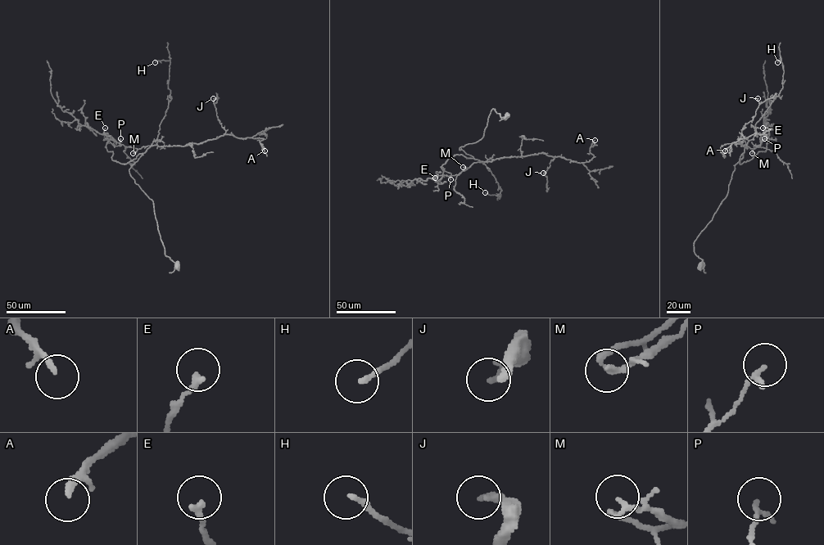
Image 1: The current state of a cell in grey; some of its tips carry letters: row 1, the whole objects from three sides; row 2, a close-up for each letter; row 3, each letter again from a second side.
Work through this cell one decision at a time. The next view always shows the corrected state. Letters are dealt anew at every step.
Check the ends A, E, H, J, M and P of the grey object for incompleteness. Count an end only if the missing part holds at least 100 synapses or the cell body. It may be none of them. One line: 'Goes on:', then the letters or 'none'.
Goes on: none

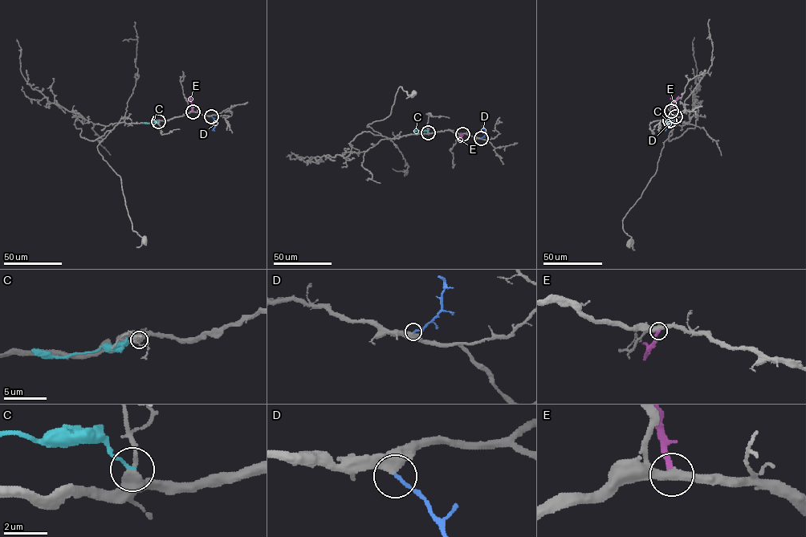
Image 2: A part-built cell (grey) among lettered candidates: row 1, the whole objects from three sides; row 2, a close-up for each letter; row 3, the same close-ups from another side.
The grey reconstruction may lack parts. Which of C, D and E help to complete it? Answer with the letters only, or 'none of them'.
D

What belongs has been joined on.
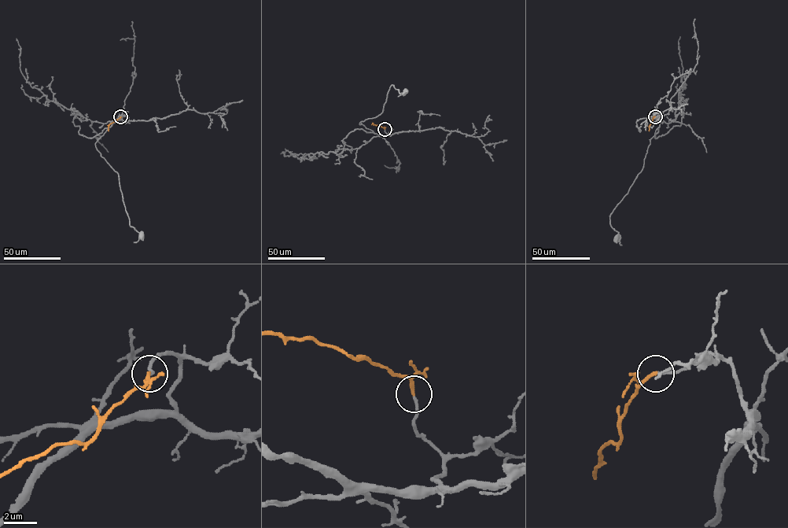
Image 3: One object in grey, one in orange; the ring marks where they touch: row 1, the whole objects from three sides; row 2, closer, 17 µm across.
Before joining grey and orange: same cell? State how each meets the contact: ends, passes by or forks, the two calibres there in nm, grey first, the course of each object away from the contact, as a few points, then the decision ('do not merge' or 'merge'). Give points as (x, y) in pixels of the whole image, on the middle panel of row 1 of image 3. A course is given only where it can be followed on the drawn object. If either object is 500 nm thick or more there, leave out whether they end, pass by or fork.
grey ends; orange passes by; calibres 160 and 150 nm; course grey (384, 129), (386, 134), (380, 135), (359, 123), (382, 112), (392, 85), (399, 94), (406, 91); course orange (384, 129), (373, 123); merge

